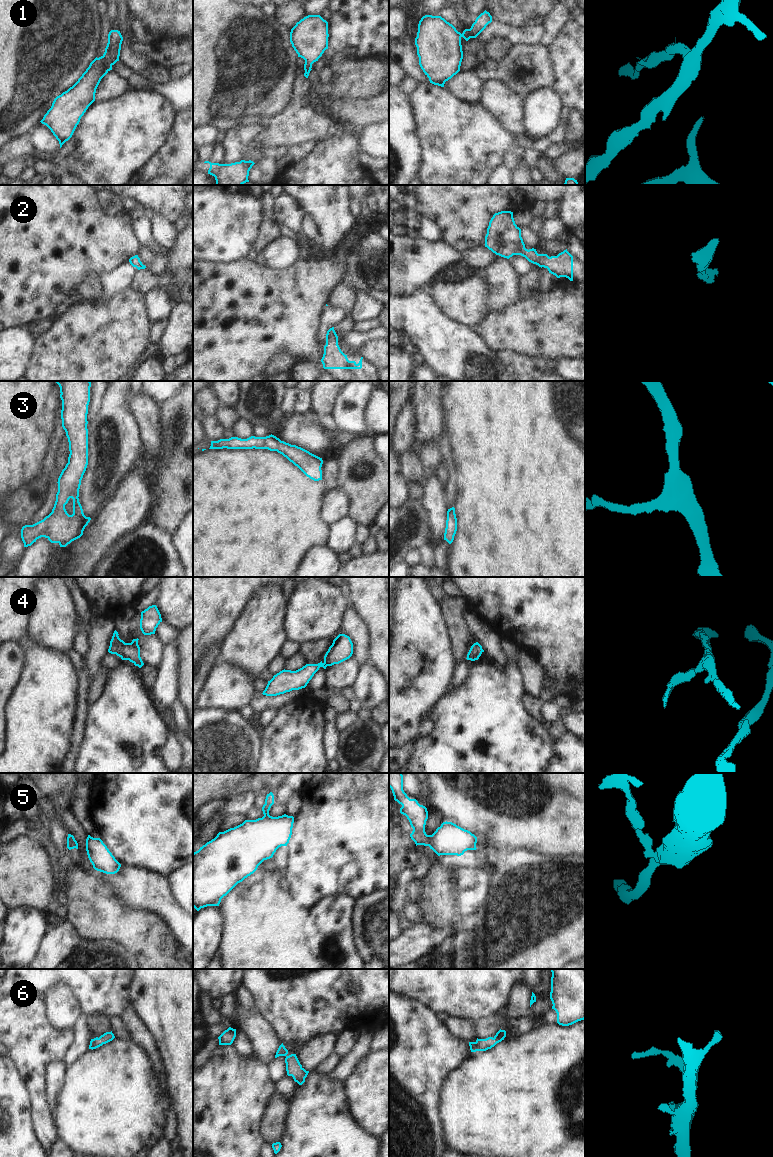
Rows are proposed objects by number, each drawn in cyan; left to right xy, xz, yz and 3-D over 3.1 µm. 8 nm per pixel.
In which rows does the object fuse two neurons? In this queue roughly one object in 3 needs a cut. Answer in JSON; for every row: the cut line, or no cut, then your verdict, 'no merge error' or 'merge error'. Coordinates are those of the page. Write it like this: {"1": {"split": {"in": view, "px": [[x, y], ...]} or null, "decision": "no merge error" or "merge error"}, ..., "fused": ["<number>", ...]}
{"1": {"split": null, "decision": "no merge error"}, "2": {"split": null, "decision": "no merge error"}, "3": {"split": null, "decision": "no merge error"}, "4": {"split": null, "decision": "no merge error"}, "5": {"split": {"in": "yz", "px": [[430, 835], [429, 846]]}, "decision": "merge error"}, "6": {"split": null, "decision": "no merge error"}, "fused": ["5"]}

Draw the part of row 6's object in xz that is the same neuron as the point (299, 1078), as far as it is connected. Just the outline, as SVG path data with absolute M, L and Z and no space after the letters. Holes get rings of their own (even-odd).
M283 1043L279 1046L275 1058L279 1056L285 1056L286 1071L288 1076L292 1076L294 1081L299 1085L302 1085L305 1082L309 1071L306 1071L300 1064L296 1054L287 1055L288 1050L285 1048Z

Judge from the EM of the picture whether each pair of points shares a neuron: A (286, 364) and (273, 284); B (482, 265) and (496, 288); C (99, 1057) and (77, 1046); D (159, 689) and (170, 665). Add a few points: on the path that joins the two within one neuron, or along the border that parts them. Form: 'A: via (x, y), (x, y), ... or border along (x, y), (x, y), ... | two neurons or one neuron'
A: border along (295, 362), (288, 354), (278, 353), (265, 367) | two neurons
B: border along (496, 255), (485, 272) | two neurons
C: border along (88, 1048), (68, 1065) | two neurons
D: via (165, 683), (167, 671) | one neuron

